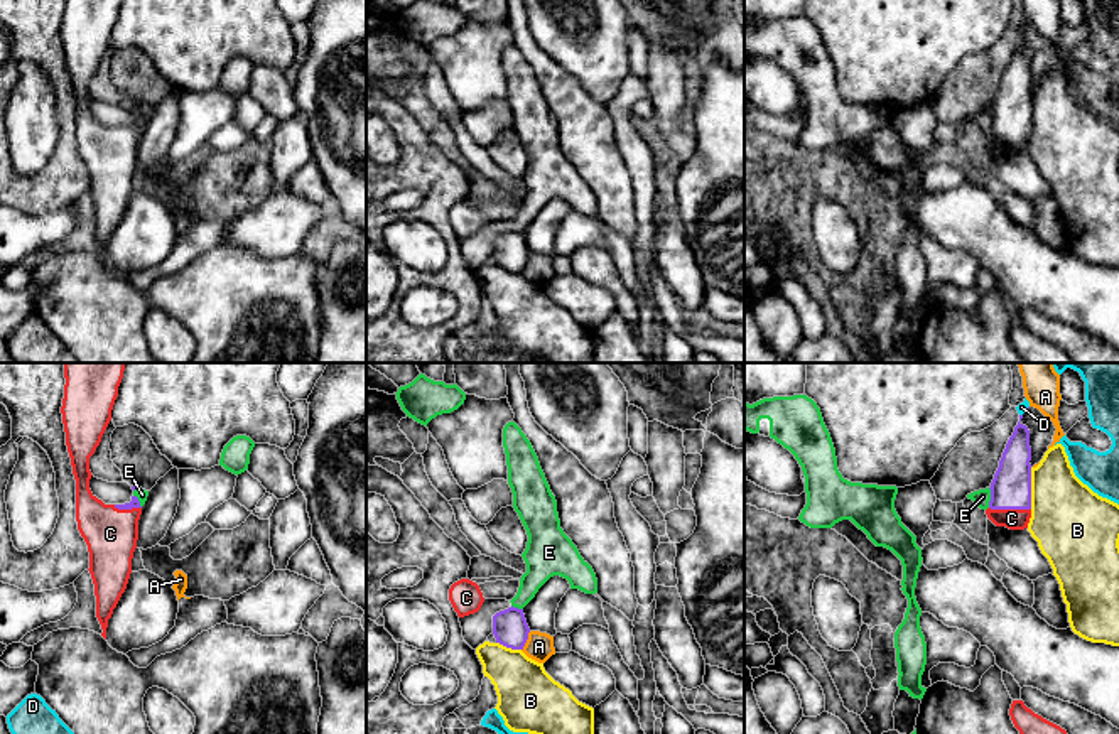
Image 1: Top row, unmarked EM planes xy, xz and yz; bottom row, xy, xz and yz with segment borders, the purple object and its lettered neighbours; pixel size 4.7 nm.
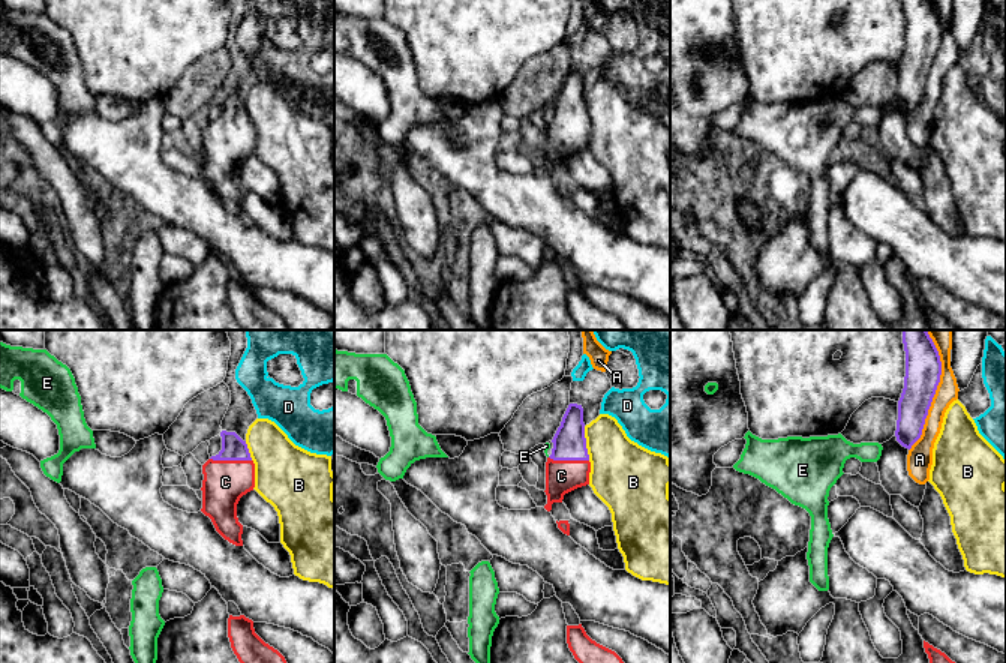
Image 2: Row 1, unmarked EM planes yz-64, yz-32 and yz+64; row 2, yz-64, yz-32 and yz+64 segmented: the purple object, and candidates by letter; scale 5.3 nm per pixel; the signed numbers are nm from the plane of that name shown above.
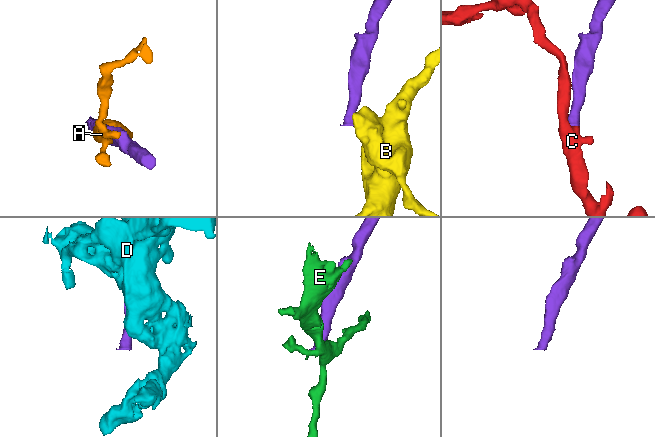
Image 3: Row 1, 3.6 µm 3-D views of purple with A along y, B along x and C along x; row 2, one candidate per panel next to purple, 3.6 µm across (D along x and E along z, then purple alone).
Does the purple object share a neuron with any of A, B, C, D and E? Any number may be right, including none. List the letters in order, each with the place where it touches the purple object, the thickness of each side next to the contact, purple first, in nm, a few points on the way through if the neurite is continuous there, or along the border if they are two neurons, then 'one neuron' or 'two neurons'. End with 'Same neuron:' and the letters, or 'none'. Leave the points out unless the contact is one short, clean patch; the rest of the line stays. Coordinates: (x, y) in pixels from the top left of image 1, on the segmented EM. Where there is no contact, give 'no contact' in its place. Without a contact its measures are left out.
A: meets purple in xz at (525, 642); 170 nm thick on the purple side, 140 nm on the other; two neurons
B: meets purple in yz at (1030, 488); 190 nm thick on the purple side, 360 nm on the other; two neurons
C: meets purple in yz at (1010, 508); 190 nm thick on the purple side, 100 nm on the other; one neuron
D: no contact; two neurons
E: meets purple in yz at (991, 498); 190 nm thick on the purple side, 80 nm on the other; border along yz (988, 488), (989, 507); two neurons
Same neuron: C

